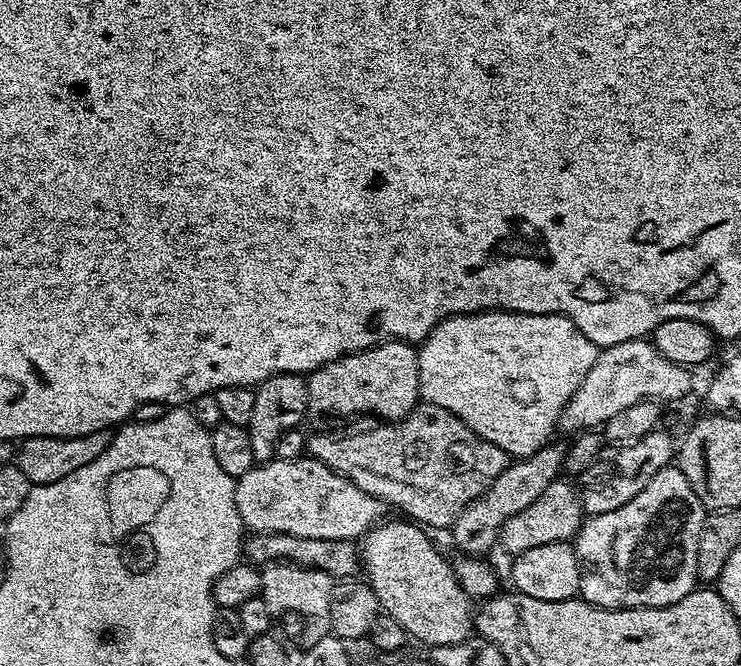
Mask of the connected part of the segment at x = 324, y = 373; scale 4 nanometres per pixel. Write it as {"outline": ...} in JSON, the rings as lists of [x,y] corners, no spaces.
{"outline":[[[385,340],[383,344],[376,344],[372,348],[367,348],[366,350],[362,350],[361,352],[355,352],[354,354],[350,354],[349,356],[343,356],[342,358],[338,358],[334,362],[330,362],[329,364],[323,364],[321,368],[315,368],[314,371],[307,377],[306,383],[308,385],[308,412],[311,415],[316,416],[376,416],[372,418],[379,418],[384,422],[395,422],[401,420],[402,418],[406,418],[411,412],[416,408],[418,401],[421,399],[420,394],[420,379],[418,378],[418,352],[415,347],[411,343],[405,342],[403,340]]]}

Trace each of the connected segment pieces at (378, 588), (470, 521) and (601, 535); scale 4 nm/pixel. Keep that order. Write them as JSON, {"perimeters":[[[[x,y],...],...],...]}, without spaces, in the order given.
{"perimeters":[[[[407,518],[396,519],[400,520],[385,519],[363,537],[362,568],[365,573],[368,571],[367,583],[371,584],[383,611],[402,622],[413,641],[421,640],[425,646],[462,643],[473,635],[474,608],[470,603],[470,597],[465,594],[458,582],[453,561],[448,561],[432,545],[432,540],[428,537],[431,535],[421,525]]],[[[549,442],[534,454],[513,459],[508,468],[502,470],[498,478],[494,478],[489,488],[477,500],[467,504],[452,523],[450,535],[453,542],[461,548],[459,551],[463,555],[480,558],[488,554],[484,552],[490,551],[492,547],[495,549],[500,538],[500,530],[506,521],[514,518],[514,514],[526,510],[530,502],[538,502],[546,486],[550,486],[550,482],[554,482],[561,475],[565,451],[563,443],[560,445]]],[[[669,466],[658,470],[658,474],[654,474],[654,478],[650,478],[650,486],[646,486],[646,490],[642,490],[642,494],[630,498],[630,502],[626,502],[626,506],[618,506],[618,510],[610,510],[606,514],[588,516],[581,524],[580,531],[574,537],[576,555],[580,557],[582,565],[579,595],[588,603],[593,604],[595,608],[661,608],[686,598],[686,594],[695,592],[698,587],[696,575],[698,570],[698,538],[702,534],[705,515],[704,503],[700,501],[698,494],[694,494],[690,482],[686,482],[686,474],[682,474],[679,466]]]]}

